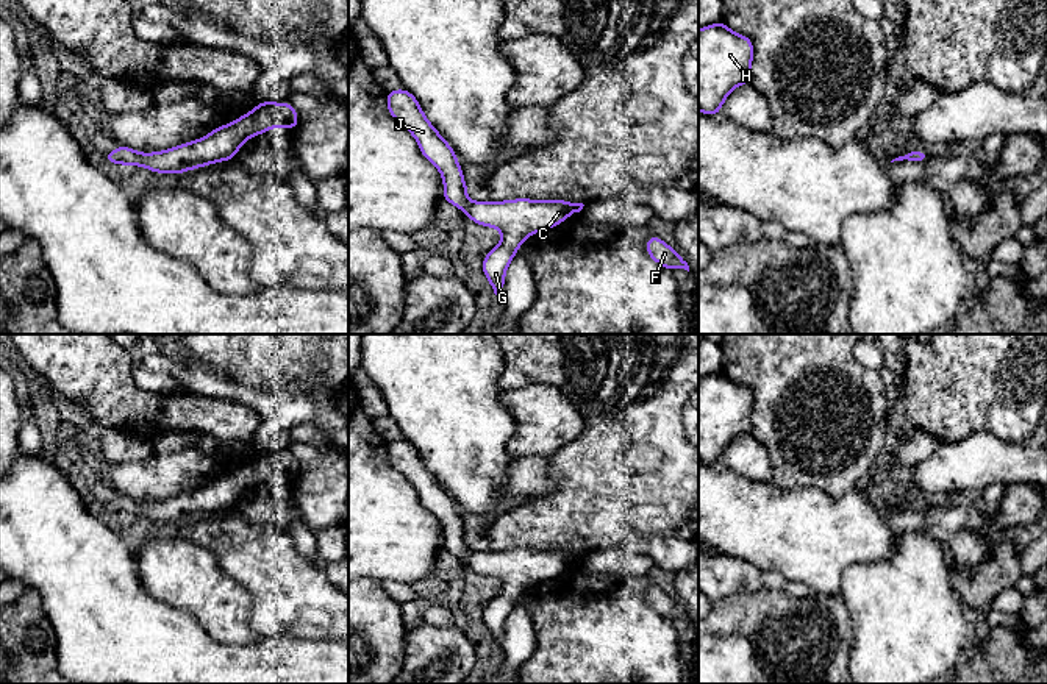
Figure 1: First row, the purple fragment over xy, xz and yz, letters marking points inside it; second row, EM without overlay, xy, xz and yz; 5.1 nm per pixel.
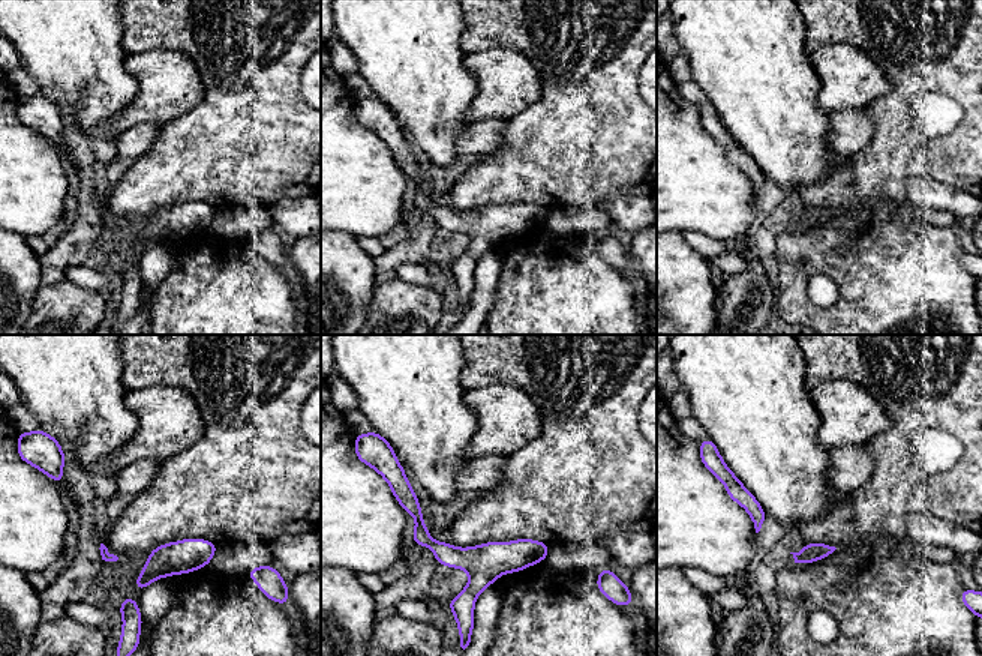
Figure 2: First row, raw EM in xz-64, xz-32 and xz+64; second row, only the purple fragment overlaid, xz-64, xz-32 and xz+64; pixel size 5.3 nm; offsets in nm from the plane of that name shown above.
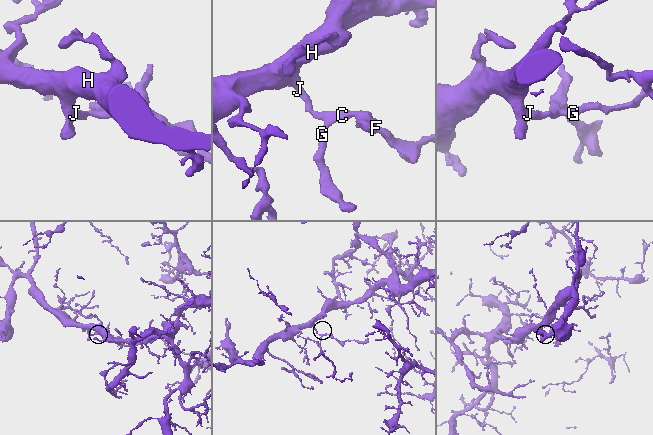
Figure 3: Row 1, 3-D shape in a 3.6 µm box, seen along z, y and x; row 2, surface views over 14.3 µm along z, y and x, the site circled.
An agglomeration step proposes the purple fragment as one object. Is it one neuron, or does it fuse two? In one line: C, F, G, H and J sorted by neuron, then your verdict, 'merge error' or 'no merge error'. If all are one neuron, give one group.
C F G H J | no merge error

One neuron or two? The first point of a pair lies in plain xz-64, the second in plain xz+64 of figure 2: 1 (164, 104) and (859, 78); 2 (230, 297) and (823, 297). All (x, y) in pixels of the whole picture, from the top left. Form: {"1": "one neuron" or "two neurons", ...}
{"1": "one neuron", "2": "two neurons"}

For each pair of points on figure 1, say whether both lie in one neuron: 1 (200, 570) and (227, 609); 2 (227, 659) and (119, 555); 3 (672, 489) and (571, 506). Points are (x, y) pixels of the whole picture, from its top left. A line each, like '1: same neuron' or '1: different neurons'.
1: same neuron
2: same neuron
3: same neuron

